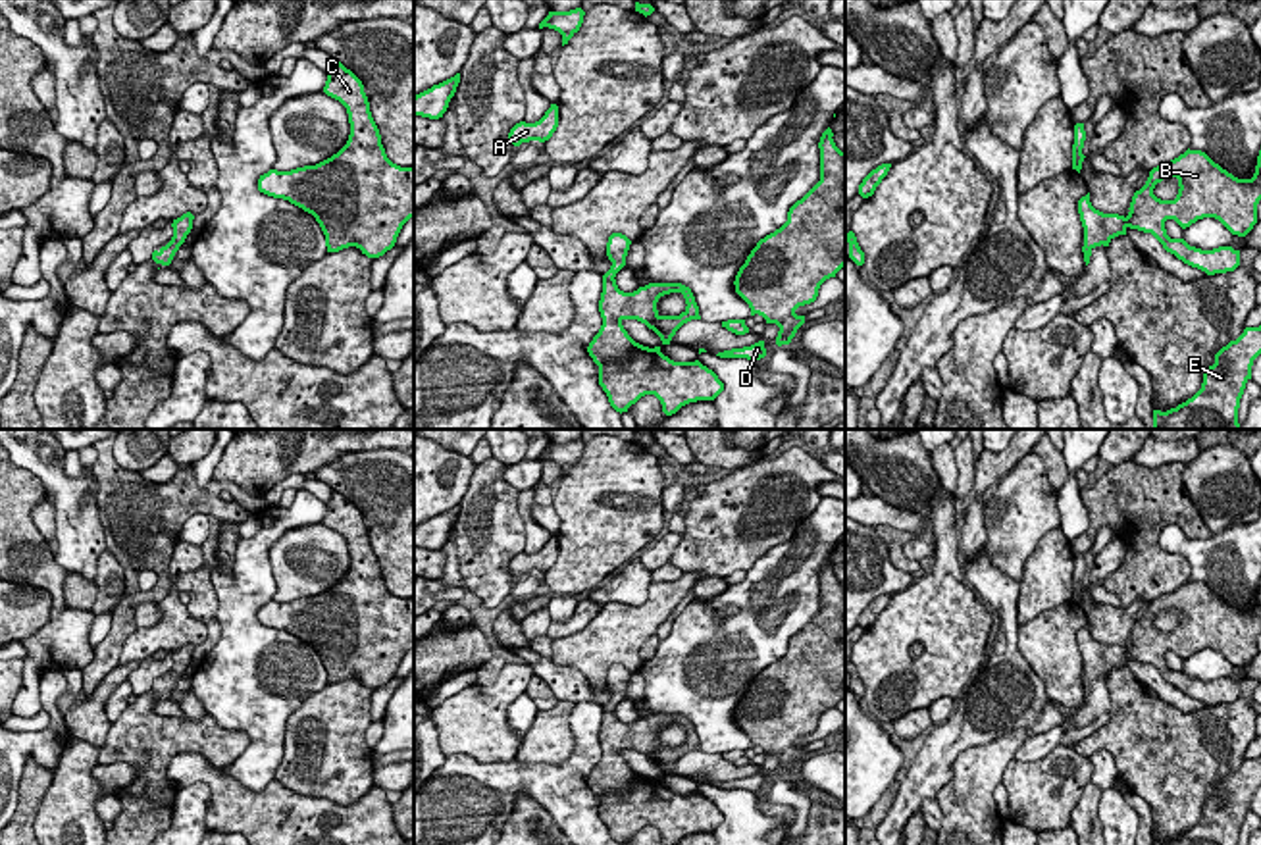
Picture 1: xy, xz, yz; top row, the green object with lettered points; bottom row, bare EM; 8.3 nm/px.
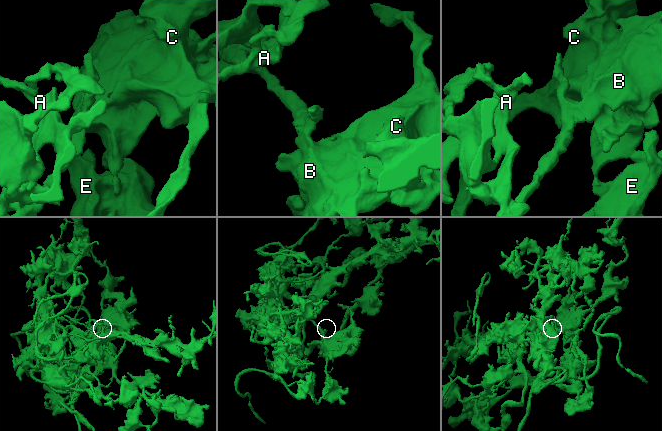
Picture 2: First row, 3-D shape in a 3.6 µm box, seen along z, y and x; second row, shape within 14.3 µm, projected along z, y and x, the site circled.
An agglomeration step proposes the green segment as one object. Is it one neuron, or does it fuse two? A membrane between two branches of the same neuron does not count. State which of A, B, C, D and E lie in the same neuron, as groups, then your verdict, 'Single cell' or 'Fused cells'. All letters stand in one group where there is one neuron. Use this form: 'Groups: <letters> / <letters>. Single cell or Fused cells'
Groups: A B C D E. Single cell

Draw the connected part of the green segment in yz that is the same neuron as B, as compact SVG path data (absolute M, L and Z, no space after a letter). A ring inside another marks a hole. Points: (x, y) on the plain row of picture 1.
M1186 581L1178 589L1149 602L1145 616L1134 624L1128 647L1103 645L1090 633L1090 624L1078 631L1078 645L1084 658L1084 693L1090 695L1095 678L1126 666L1126 660L1151 664L1167 683L1207 706L1234 703L1240 697L1240 681L1219 678L1201 681L1184 670L1171 670L1165 660L1167 651L1174 651L1182 660L1197 651L1215 649L1232 666L1246 668L1257 654L1257 635L1261 631L1261 581L1251 610L1238 610L1201 581ZM1163 610L1178 610L1174 631L1161 631L1153 620Z

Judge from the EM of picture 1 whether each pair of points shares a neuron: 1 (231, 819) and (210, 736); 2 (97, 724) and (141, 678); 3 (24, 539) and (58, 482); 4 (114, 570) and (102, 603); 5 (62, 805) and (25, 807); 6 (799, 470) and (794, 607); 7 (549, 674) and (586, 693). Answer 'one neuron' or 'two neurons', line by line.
1: two neurons
2: two neurons
3: two neurons
4: one neuron
5: two neurons
6: two neurons
7: one neuron

